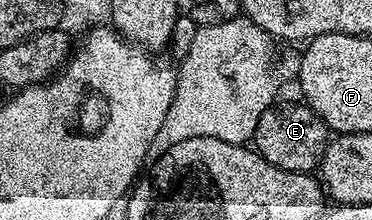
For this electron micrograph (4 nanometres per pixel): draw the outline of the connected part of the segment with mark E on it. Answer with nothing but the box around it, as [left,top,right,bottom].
[254,101,330,173]

